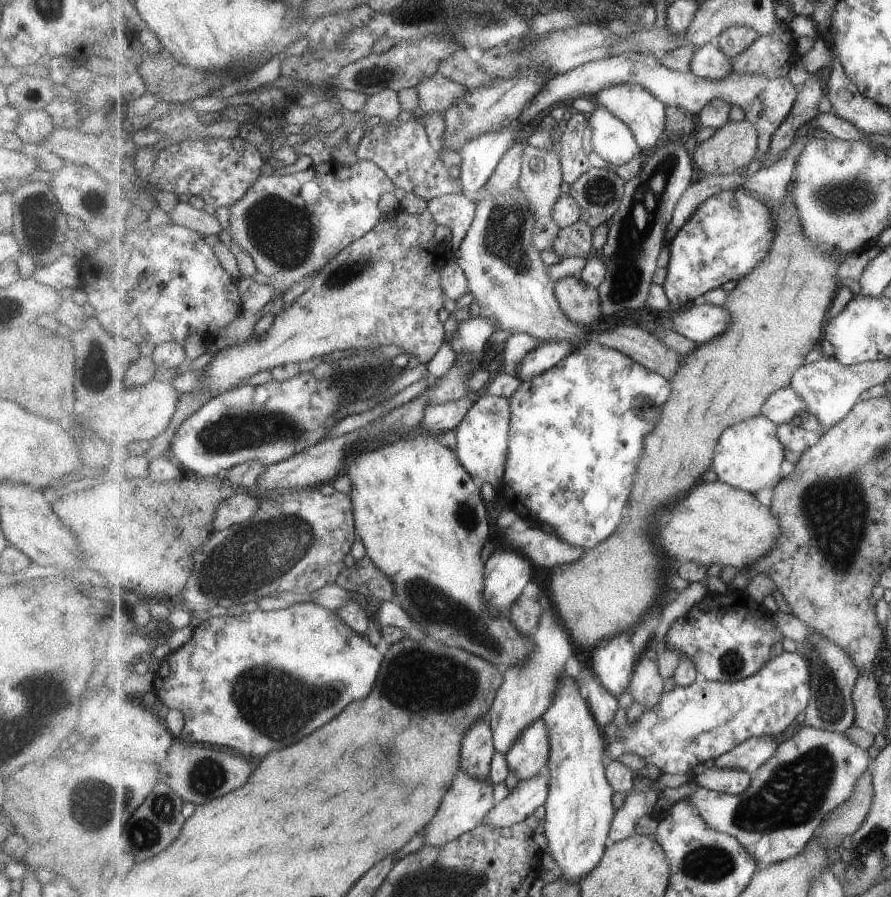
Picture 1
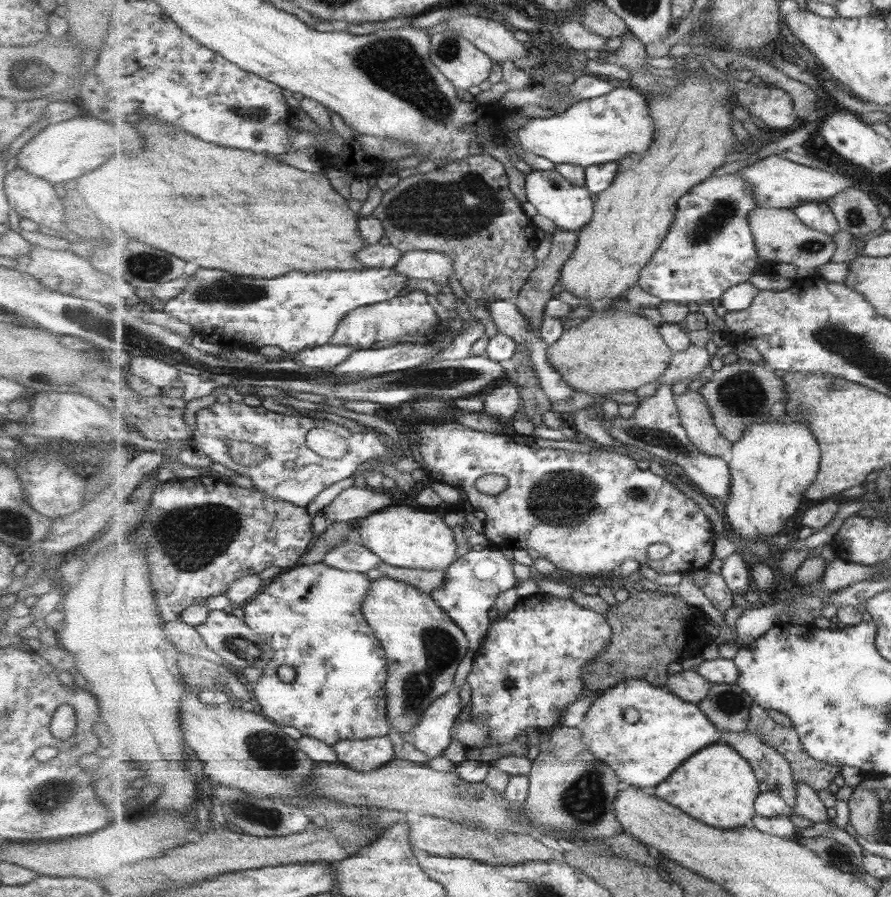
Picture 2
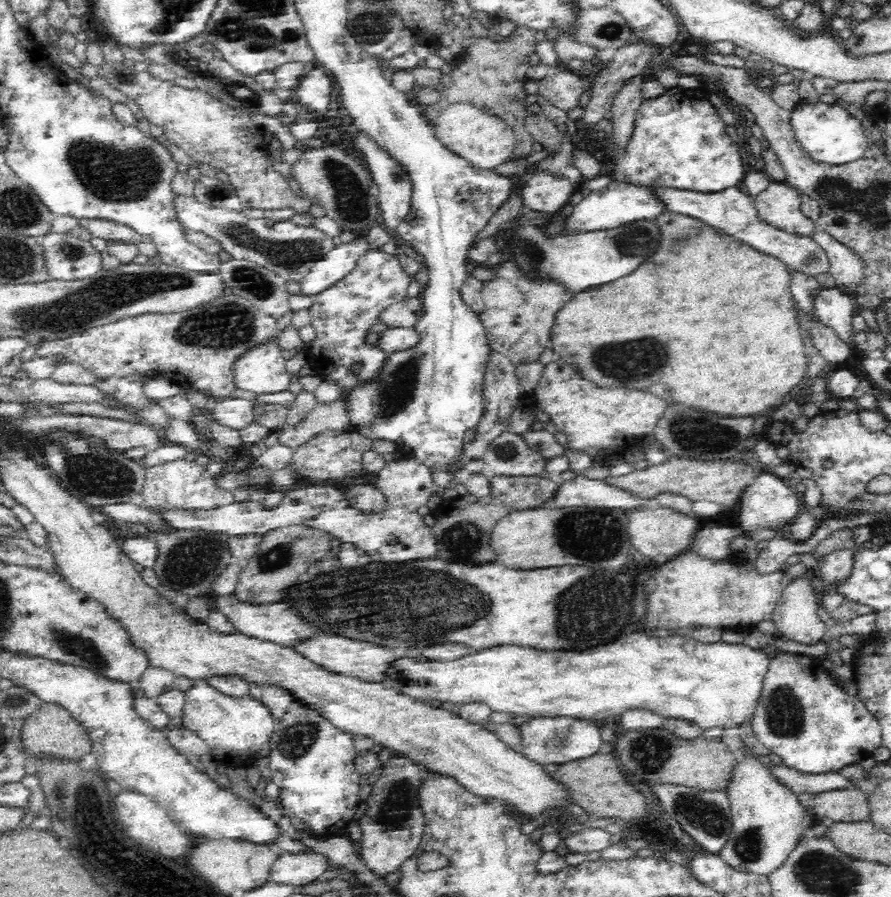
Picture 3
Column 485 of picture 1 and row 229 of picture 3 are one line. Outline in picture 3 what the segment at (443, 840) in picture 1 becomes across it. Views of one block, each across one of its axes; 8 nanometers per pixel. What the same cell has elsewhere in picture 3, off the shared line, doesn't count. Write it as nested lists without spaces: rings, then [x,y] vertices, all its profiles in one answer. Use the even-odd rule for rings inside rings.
[[[770,179],[770,184],[763,192],[760,192],[754,200],[759,217],[768,224],[780,228],[786,232],[801,236],[810,237],[814,231],[822,229],[817,220],[808,218],[801,209],[800,193],[786,182],[778,182]]]

